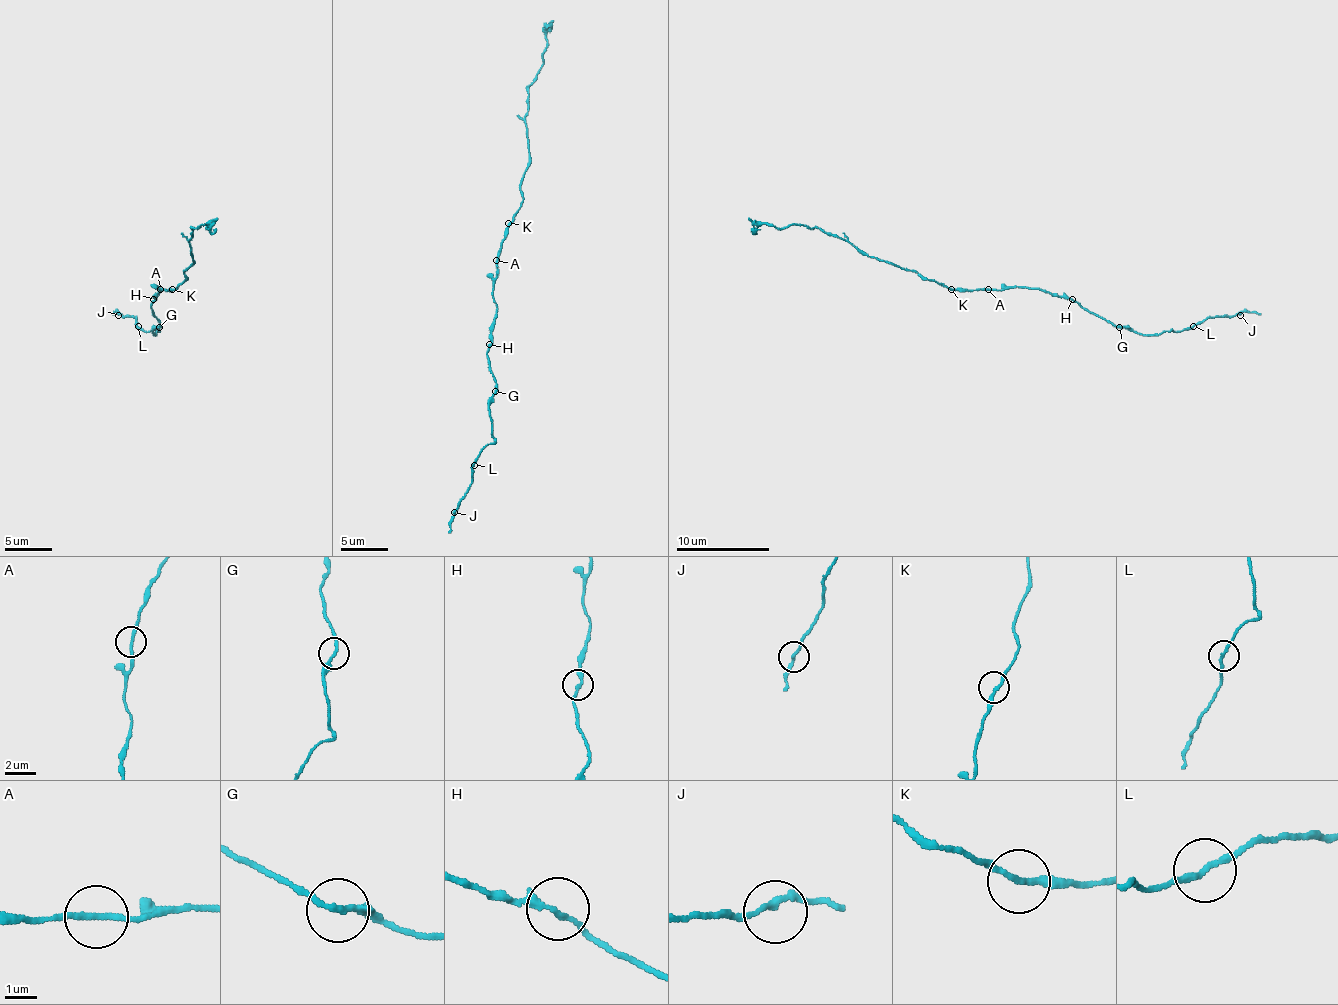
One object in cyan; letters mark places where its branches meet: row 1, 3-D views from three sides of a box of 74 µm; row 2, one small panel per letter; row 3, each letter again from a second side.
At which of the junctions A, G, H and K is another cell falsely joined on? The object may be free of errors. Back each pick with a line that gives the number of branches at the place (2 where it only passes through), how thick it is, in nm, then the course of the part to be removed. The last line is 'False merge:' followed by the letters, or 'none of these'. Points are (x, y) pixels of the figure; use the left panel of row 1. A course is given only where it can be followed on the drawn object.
False merge: none of these

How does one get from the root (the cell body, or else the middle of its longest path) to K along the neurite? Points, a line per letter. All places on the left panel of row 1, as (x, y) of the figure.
K: (160, 289), (172, 289)

